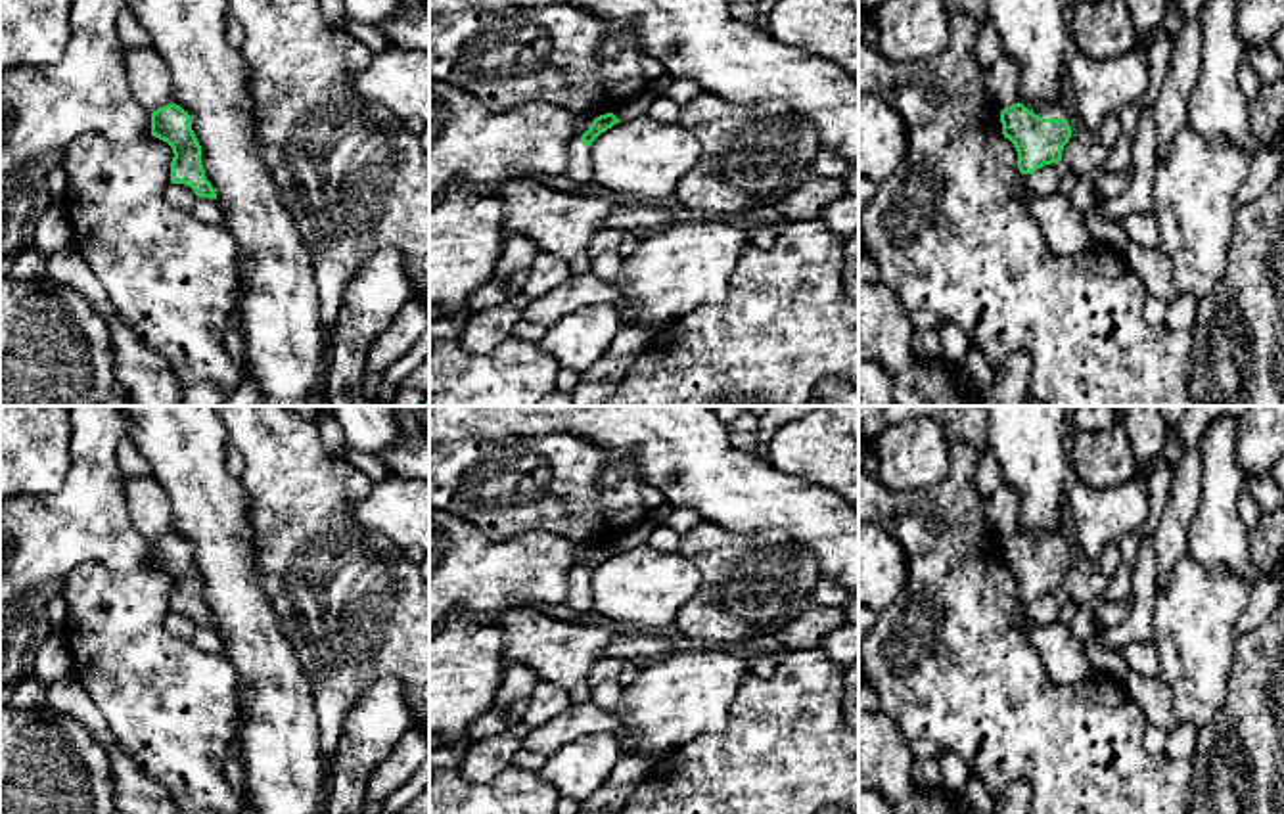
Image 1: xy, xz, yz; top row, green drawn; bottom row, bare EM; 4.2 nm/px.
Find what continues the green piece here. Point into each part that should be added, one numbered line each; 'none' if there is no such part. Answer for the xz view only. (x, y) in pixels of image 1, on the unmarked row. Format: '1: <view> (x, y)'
1: xz (579, 598)

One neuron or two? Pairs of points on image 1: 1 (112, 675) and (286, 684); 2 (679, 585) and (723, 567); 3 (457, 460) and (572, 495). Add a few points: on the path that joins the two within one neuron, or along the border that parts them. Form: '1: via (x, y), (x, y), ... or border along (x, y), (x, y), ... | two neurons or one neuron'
1: border along (221, 654), (236, 673), (236, 726) | two neurons
2: border along (677, 550), (698, 569), (700, 588), (675, 615) | two neurons
3: via (485, 481), (543, 483) | one neuron

